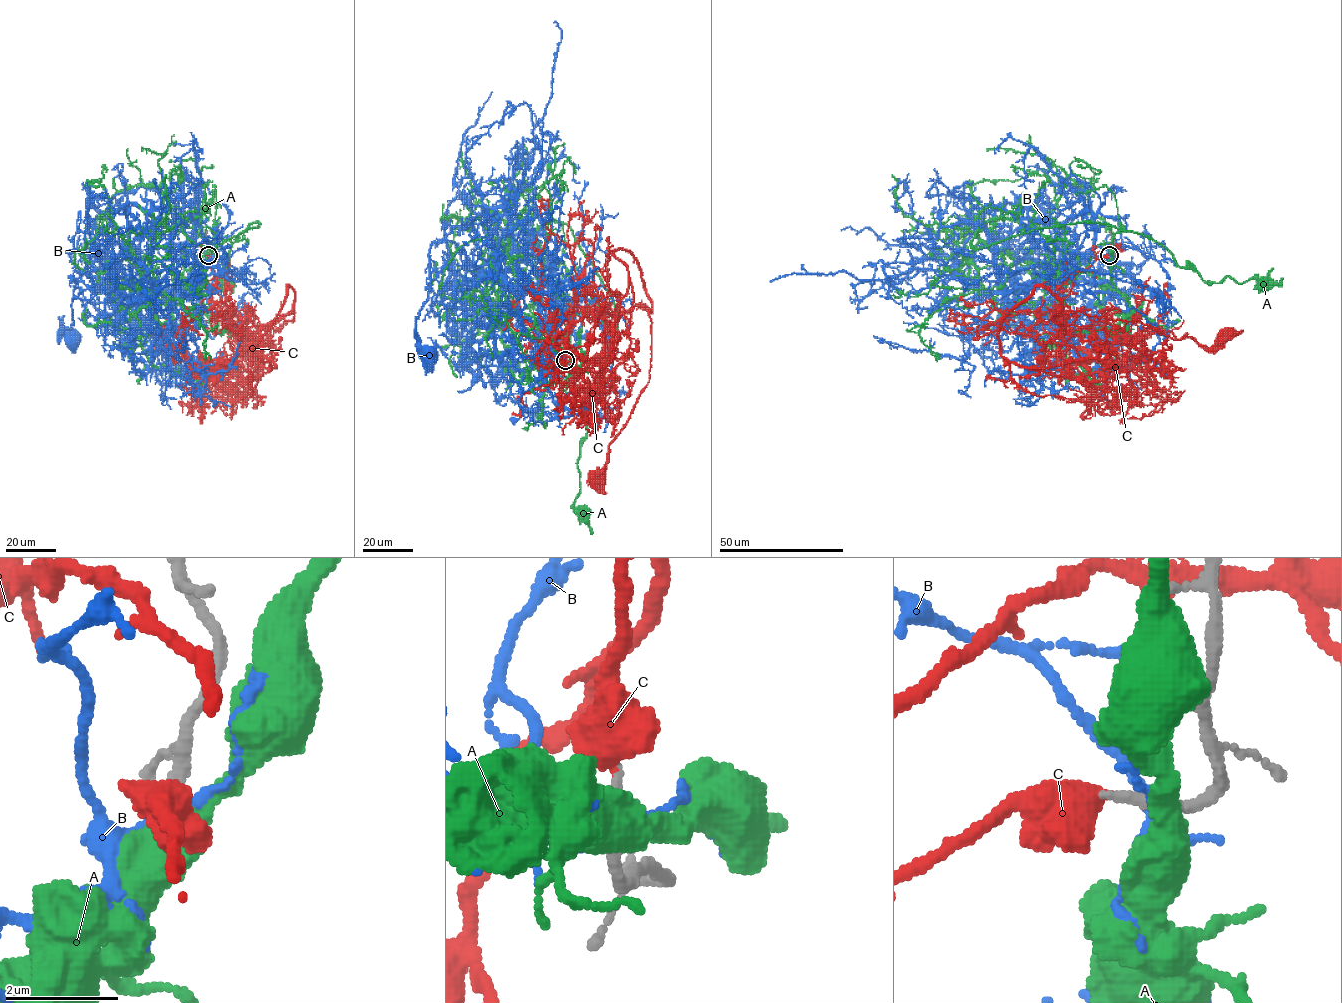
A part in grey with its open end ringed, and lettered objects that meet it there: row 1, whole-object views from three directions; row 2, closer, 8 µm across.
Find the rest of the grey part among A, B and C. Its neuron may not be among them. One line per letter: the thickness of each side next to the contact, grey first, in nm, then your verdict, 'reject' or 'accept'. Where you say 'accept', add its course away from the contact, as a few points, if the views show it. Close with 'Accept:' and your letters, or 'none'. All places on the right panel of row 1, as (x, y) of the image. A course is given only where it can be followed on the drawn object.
A: 280 nm thick on the grey side, 500 nm on the other; reject
B: 280 nm thick on the grey side, 140 nm on the other; reject
C: 190 nm thick on the grey side, 500 nm on the other; accept; it runs (1109, 255), (1078, 271), (1053, 311), (1065, 331), (1057, 314), (1084, 312), (1139, 321), (1207, 347), (1228, 333)
Accept: C

